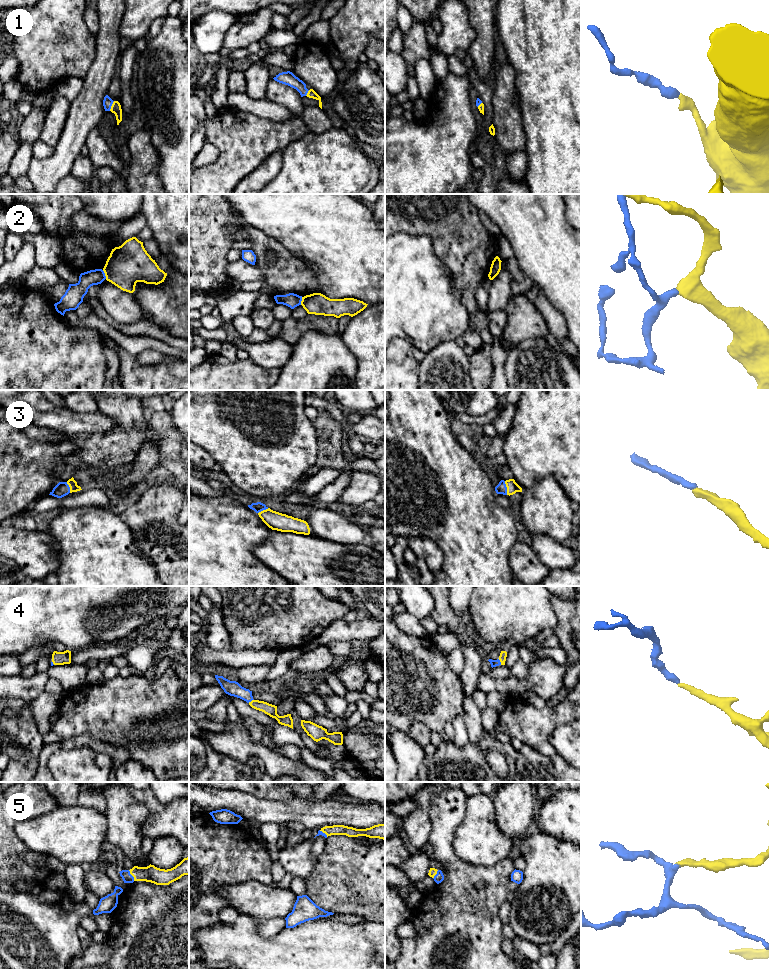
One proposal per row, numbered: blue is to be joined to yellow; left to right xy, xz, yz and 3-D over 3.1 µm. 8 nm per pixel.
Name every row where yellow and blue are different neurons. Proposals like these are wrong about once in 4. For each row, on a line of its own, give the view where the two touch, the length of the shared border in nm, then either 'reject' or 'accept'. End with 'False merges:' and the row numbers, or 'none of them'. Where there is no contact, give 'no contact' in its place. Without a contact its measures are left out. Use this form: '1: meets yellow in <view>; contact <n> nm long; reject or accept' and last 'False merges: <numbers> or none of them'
1: meets yellow in xy; contact 90 nm long; accept
2: meets yellow in xy; contact 80 nm long; reject
3: meets yellow in yz; contact 110 nm long; accept
4: meets yellow in yz; contact 50 nm long; accept
5: meets yellow in xy; contact 100 nm long; accept
False merges: 2

